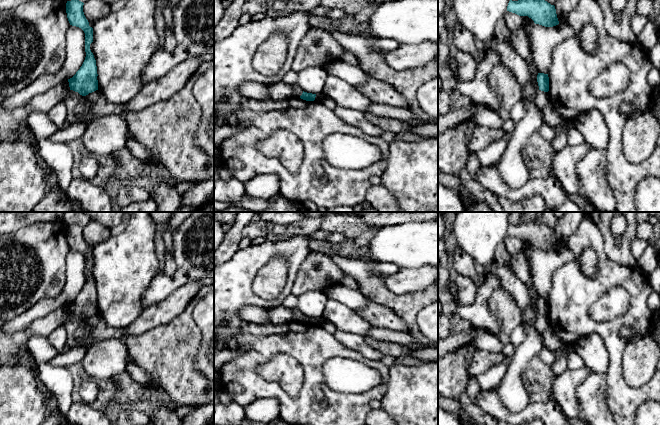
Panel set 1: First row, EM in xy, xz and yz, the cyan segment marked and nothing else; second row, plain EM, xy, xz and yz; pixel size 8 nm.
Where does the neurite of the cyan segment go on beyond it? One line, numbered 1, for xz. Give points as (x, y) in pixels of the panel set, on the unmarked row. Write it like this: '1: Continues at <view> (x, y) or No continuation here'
1: Continues at xz (297, 315)

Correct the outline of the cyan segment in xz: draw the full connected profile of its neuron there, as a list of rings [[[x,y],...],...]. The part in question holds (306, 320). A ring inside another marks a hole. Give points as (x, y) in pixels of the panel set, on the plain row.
[[[297,307],[293,308],[293,322],[301,322],[306,325],[314,325],[316,318],[304,316]]]

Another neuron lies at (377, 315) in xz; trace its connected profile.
[[[371,301],[366,307],[355,310],[355,312],[372,327],[391,329],[393,331],[408,331],[406,322],[396,312],[384,305]]]

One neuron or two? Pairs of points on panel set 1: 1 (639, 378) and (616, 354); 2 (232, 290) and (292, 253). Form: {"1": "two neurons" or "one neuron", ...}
{"1": "two neurons", "2": "one neuron"}

